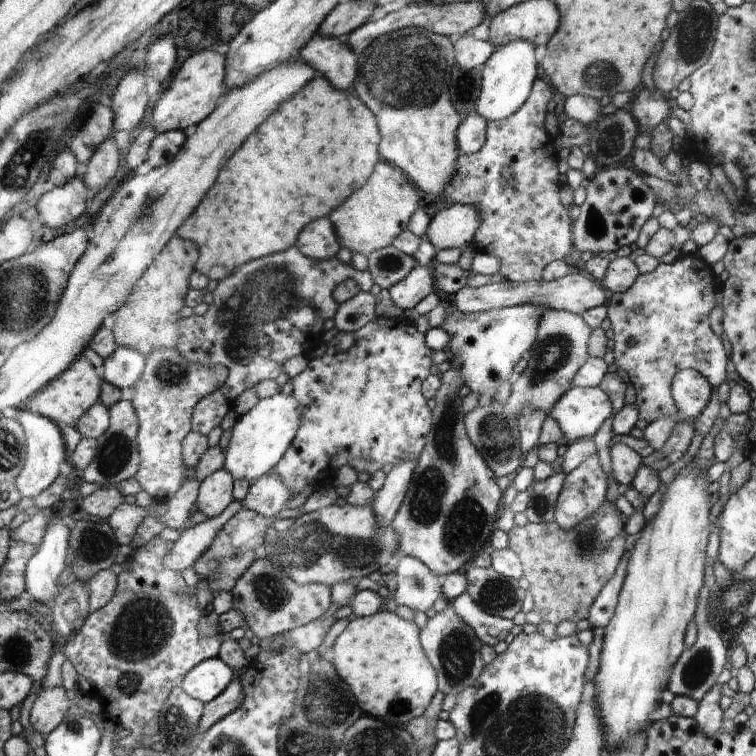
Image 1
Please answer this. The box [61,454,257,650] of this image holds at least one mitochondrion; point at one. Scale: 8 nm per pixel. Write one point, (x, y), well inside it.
(93, 545)

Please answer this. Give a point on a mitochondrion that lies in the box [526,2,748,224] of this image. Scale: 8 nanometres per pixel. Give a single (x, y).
(693, 36)

